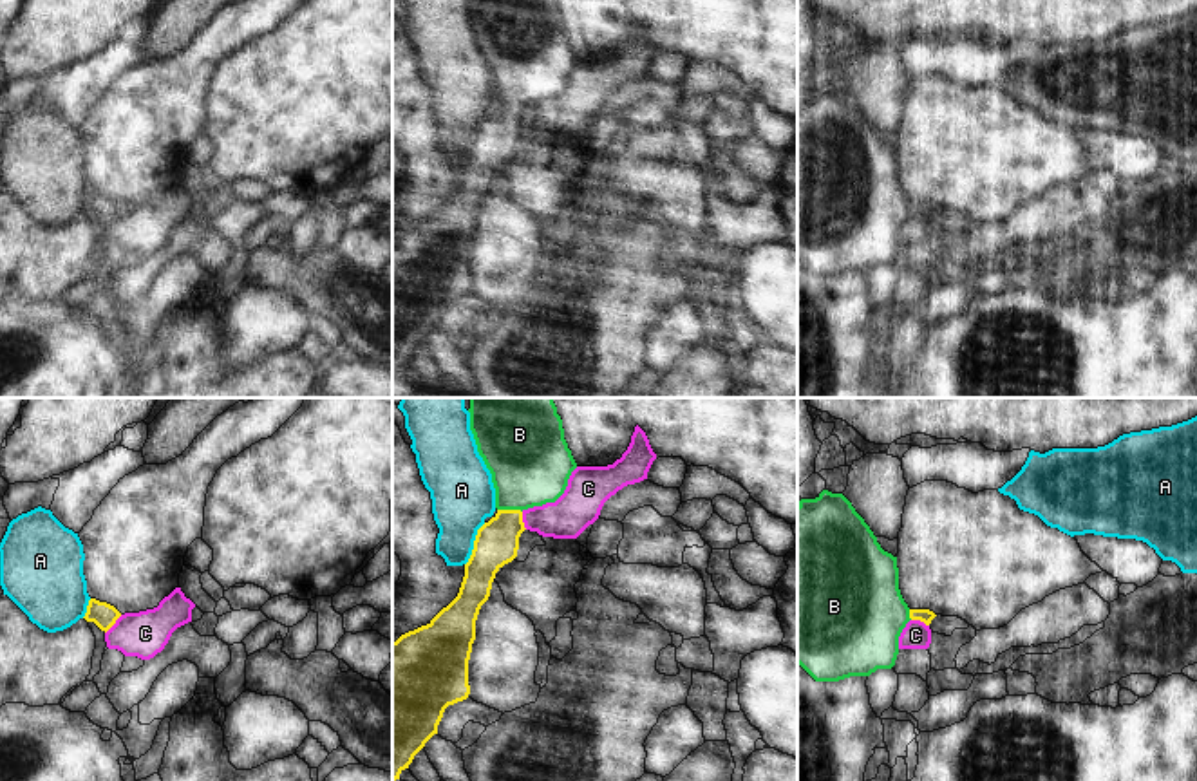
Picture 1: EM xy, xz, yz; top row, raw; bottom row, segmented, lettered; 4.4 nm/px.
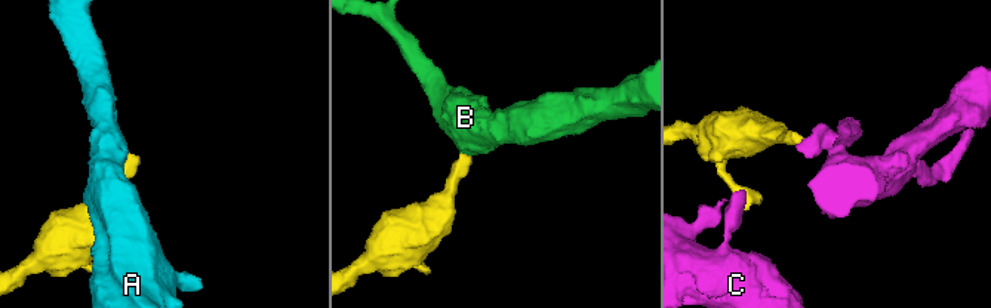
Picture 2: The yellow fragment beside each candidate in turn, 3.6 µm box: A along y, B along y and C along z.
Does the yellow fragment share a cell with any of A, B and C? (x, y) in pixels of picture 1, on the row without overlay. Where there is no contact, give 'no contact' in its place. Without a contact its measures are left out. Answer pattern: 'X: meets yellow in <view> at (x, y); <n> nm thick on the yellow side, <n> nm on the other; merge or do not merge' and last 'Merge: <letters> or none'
A: meets yellow in xz at (474, 140); 190 nm thick on the yellow side, 280 nm on the other; do not merge
B: meets yellow in xz at (510, 105); 190 nm thick on the yellow side, 360 nm on the other; merge
C: meets yellow in xy at (114, 217); 110 nm thick on the yellow side, 200 nm on the other; do not merge
Merge: B

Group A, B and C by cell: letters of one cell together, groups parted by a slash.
A / B / C

